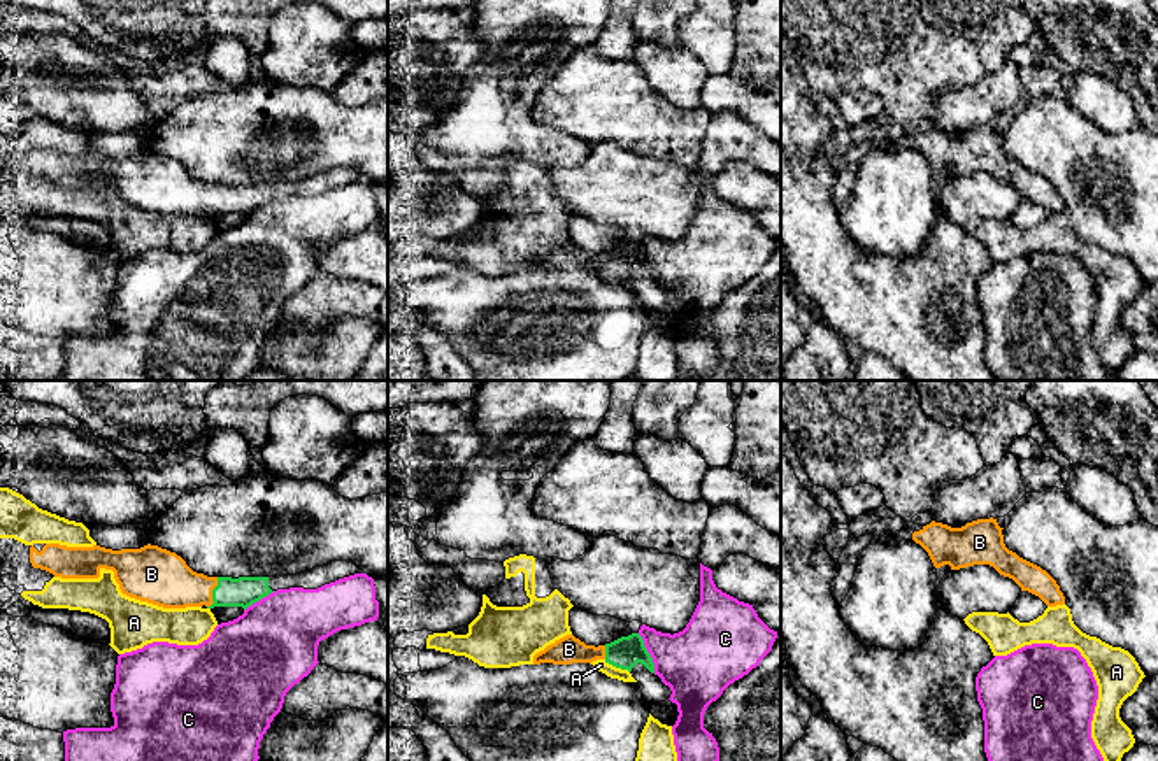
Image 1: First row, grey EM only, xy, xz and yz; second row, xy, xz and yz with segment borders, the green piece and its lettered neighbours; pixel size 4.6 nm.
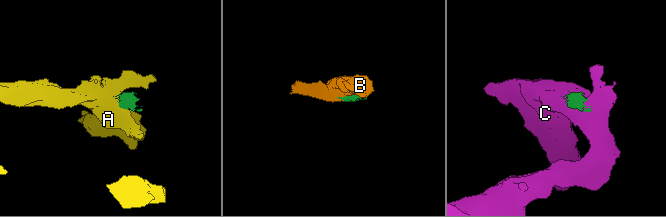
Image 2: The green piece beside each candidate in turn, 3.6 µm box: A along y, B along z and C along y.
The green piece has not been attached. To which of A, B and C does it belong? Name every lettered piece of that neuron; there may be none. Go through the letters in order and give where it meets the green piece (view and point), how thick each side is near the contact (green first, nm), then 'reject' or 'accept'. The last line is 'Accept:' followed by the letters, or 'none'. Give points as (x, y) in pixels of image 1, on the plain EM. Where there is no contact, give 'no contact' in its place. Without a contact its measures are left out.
A: xz (616, 274) | 150/60 nm | reject
B: xy (213, 200) | 140/260 nm | accept
C: xz (648, 260) | 150/340 nm | reject
Accept: B

